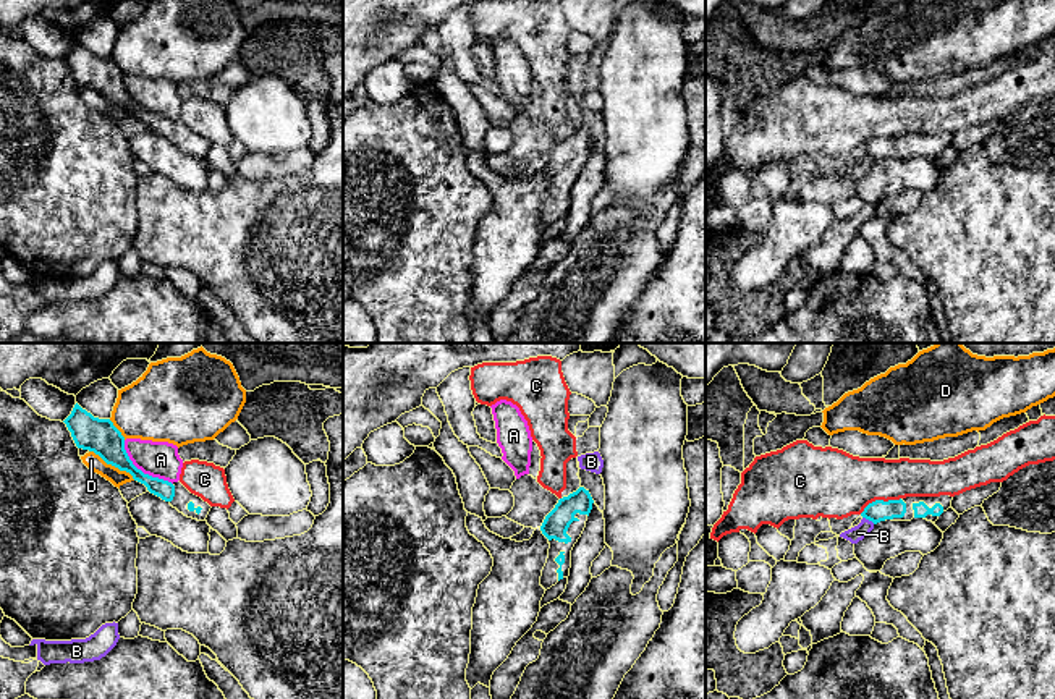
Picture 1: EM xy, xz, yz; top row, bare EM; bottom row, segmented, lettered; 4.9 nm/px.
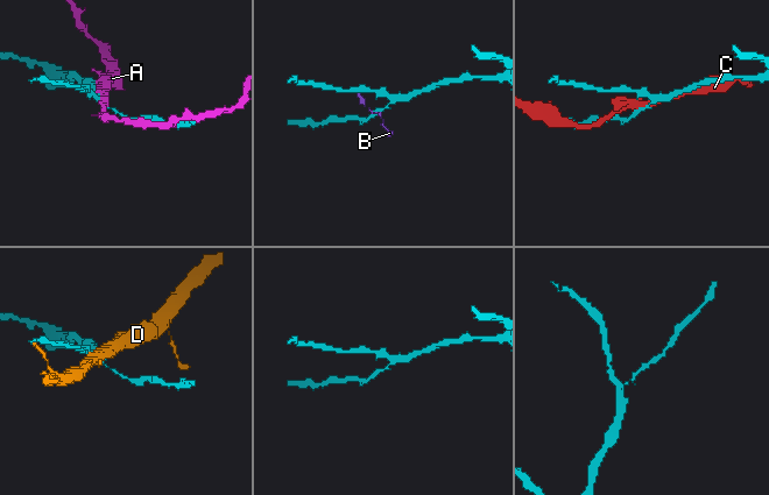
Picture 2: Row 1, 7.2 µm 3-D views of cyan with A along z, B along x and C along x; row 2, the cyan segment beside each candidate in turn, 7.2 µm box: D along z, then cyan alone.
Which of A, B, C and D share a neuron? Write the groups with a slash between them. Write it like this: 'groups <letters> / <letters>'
groups A / B / C / D

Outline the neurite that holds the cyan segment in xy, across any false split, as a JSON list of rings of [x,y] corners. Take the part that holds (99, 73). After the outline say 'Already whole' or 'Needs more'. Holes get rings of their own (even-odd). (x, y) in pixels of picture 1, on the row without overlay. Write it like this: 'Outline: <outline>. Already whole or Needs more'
Outline: [[[76,40],[63,60],[71,70],[78,86],[94,89],[107,102],[129,110],[133,116],[144,121],[150,131],[168,139],[184,154],[205,159],[212,144],[201,134],[191,131],[180,118],[172,121],[138,107],[125,87],[125,74],[110,57],[94,55]]]. Needs more

